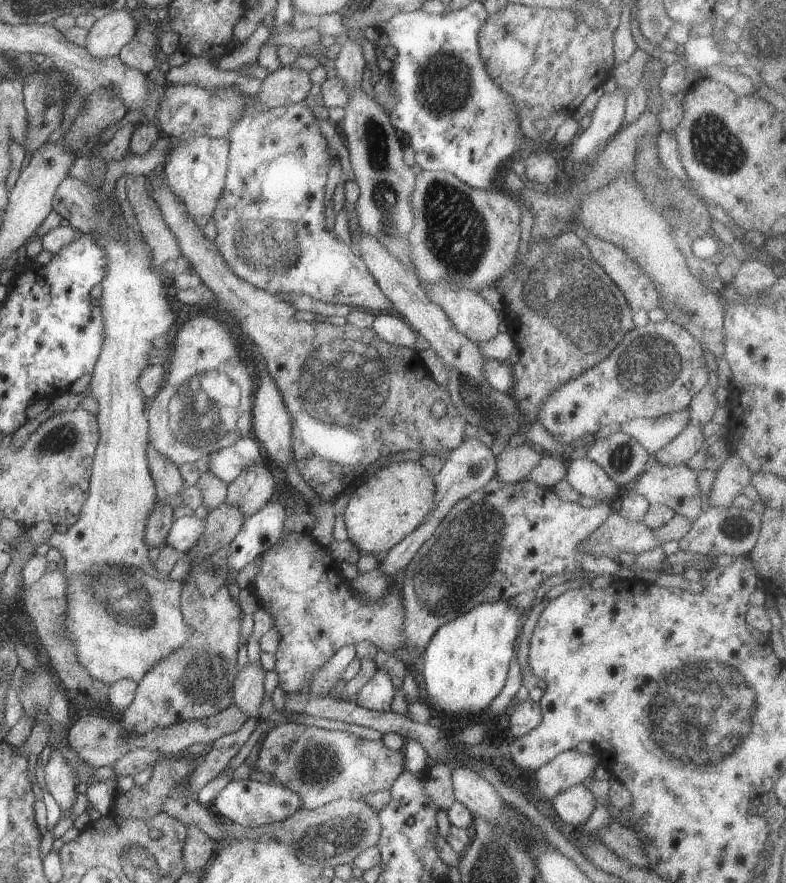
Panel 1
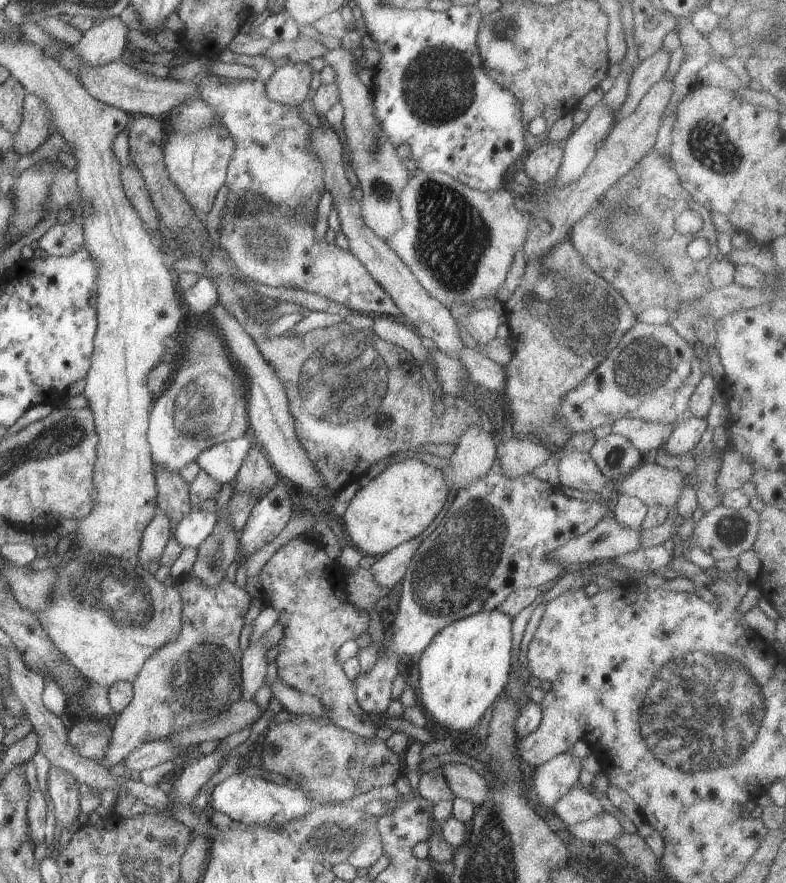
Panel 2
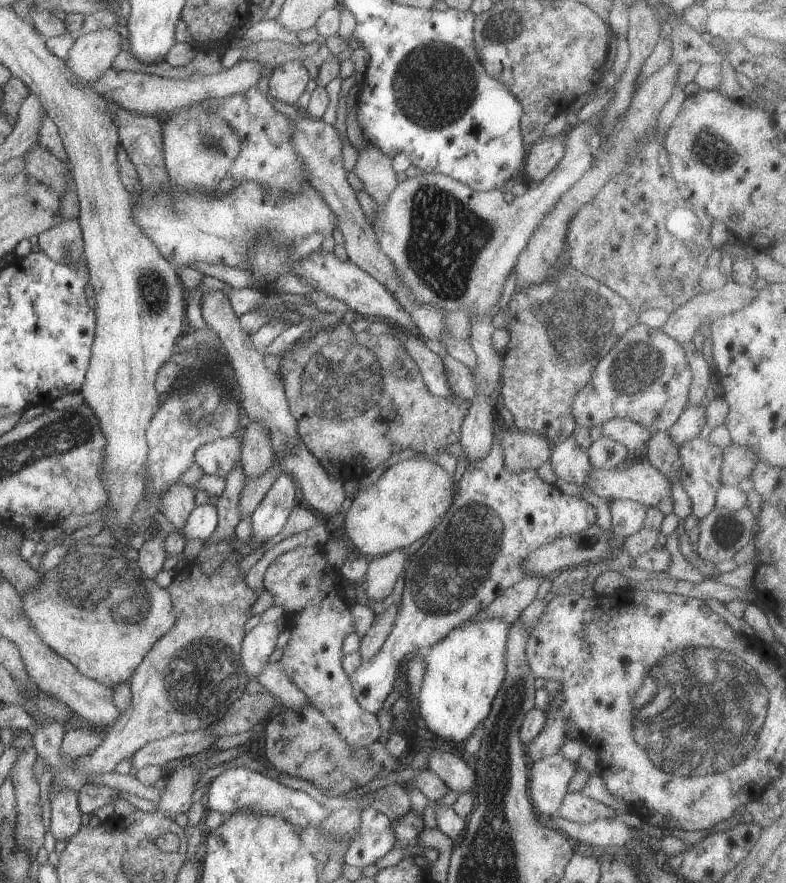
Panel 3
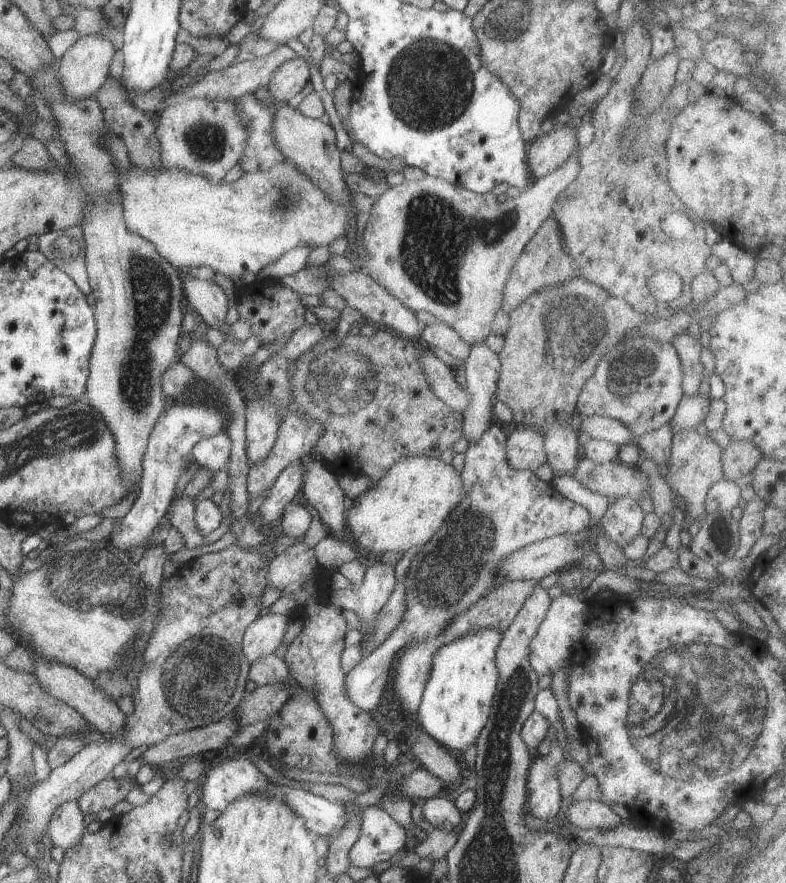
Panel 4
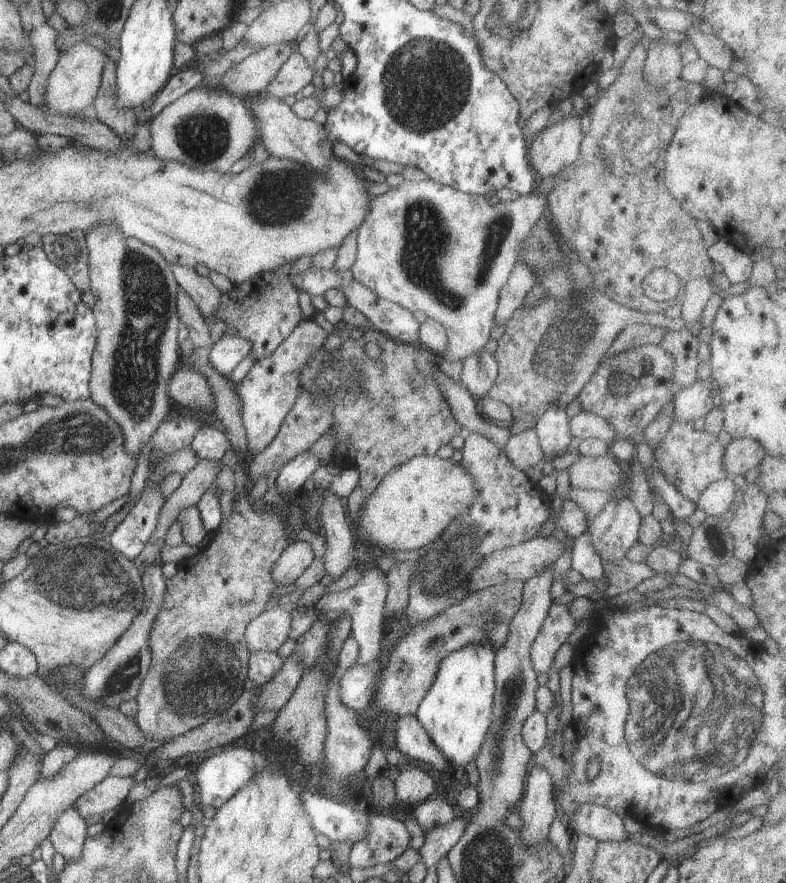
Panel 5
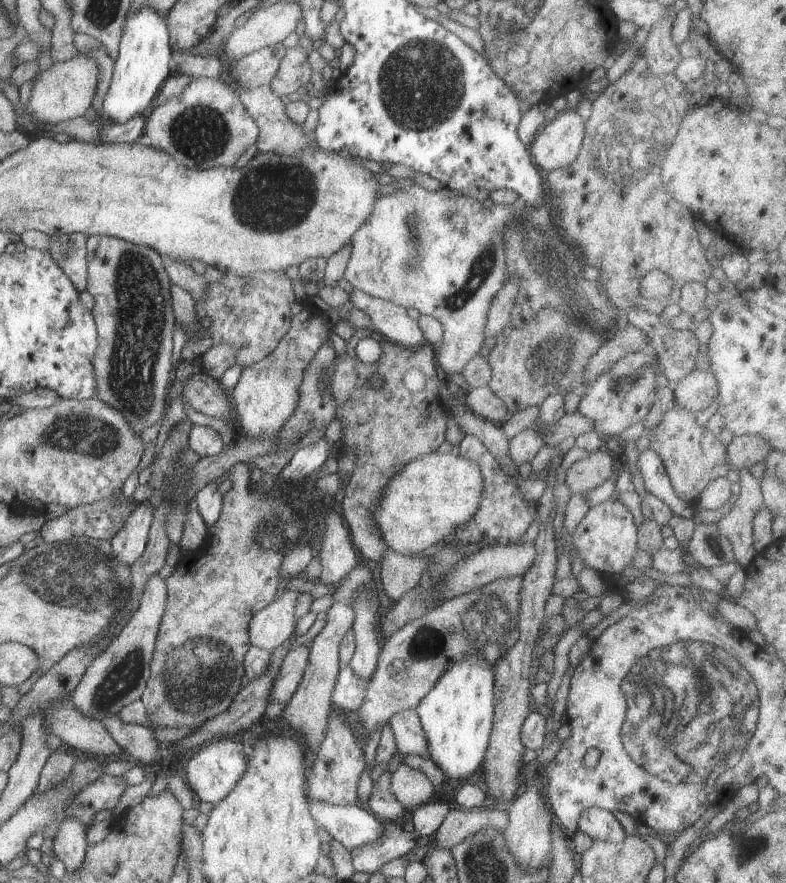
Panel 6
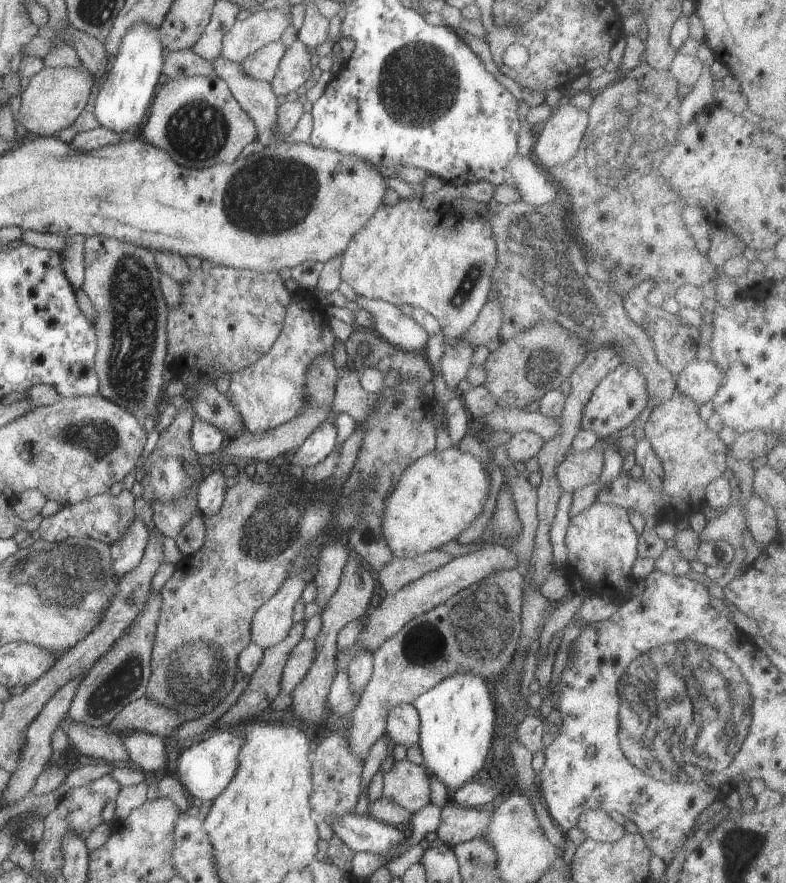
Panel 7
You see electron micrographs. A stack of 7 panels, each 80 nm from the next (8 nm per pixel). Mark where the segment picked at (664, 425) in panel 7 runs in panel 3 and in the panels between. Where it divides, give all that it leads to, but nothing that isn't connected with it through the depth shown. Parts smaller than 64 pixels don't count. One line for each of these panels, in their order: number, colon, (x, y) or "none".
3: (702, 462)
4: (695, 465)
5: (690, 460)
6: (692, 455)

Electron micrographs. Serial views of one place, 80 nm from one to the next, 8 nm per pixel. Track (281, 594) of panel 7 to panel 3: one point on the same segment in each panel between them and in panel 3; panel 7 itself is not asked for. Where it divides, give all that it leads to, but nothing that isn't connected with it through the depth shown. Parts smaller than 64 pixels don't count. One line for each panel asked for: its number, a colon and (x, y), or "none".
3: (257, 646)
4: (265, 634)
5: (268, 632)
6: (274, 625)

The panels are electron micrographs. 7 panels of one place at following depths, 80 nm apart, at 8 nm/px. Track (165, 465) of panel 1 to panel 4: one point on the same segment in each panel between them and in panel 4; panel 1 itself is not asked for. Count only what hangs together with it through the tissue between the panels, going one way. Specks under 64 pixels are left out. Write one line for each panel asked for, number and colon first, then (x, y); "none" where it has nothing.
2: (173, 495)
3: (177, 504)
4: (181, 514)

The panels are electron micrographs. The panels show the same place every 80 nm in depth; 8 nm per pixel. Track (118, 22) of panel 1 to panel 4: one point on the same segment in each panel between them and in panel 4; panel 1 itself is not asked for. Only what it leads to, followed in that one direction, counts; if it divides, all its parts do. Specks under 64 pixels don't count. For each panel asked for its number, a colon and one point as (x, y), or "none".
2: (103, 43)
3: (92, 53)
4: (84, 68)

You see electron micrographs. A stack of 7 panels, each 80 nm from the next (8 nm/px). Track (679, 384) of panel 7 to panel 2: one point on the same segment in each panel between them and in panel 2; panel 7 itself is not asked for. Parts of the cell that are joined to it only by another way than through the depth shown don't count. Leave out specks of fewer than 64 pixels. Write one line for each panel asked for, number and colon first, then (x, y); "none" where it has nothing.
2: (687, 434)
3: (689, 425)
4: (692, 410)
5: (689, 404)
6: (698, 390)

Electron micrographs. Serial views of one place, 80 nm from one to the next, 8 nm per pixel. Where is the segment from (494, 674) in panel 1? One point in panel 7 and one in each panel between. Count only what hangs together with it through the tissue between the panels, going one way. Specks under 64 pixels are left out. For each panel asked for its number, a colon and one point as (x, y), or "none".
2: (464, 669)
3: (463, 672)
4: (456, 704)
5: (456, 712)
6: (457, 714)
7: (457, 717)

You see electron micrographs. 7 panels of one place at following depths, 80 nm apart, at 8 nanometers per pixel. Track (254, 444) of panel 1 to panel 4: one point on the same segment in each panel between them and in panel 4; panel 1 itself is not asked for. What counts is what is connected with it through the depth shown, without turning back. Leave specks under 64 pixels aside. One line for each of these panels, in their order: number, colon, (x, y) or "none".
2: (222, 461)
3: (219, 457)
4: (213, 452)

